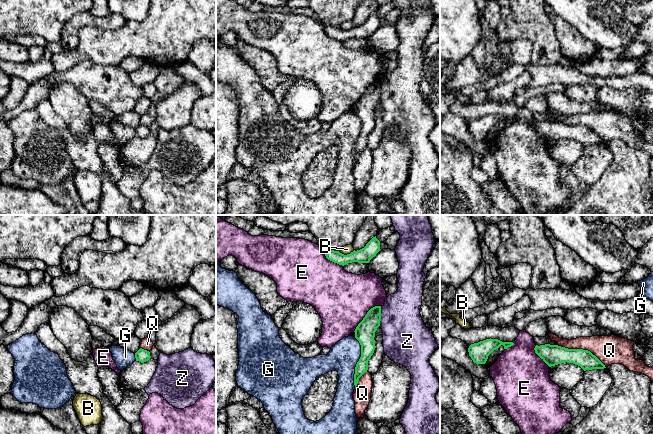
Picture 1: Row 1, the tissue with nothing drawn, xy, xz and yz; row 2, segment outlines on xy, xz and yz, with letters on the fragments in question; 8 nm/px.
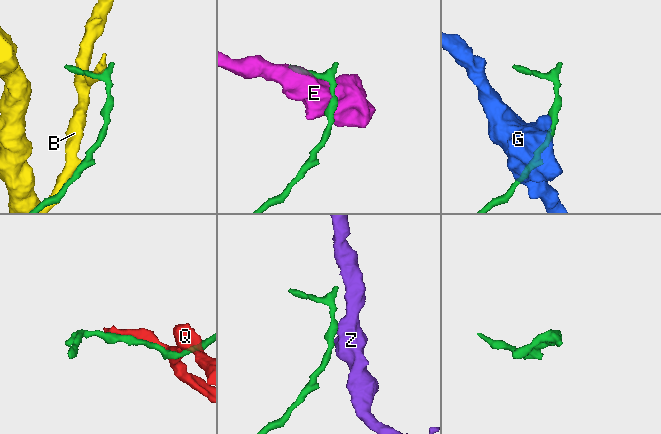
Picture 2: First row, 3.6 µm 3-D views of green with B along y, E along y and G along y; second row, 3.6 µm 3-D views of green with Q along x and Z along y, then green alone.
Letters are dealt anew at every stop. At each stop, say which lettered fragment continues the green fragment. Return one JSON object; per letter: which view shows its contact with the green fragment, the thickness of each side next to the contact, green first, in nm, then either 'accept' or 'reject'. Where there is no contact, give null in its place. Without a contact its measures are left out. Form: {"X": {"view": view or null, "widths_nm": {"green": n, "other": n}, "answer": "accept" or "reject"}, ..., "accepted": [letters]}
{"B": {"view": "xz", "widths_nm": {"green": 120, "other": 70}, "answer": "reject"}, "E": {"view": "xz", "widths_nm": {"green": 160, "other": 440}, "answer": "reject"}, "G": {"view": "xz", "widths_nm": {"green": 160, "other": 240}, "answer": "reject"}, "Q": {"view": "yz", "widths_nm": {"green": 170, "other": 220}, "answer": "reject"}, "Z": {"view": "xz", "widths_nm": {"green": 160, "other": 360}, "answer": "reject"}, "accepted": []}

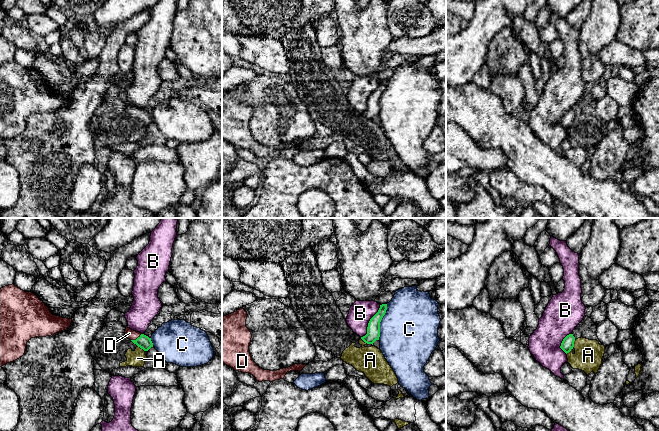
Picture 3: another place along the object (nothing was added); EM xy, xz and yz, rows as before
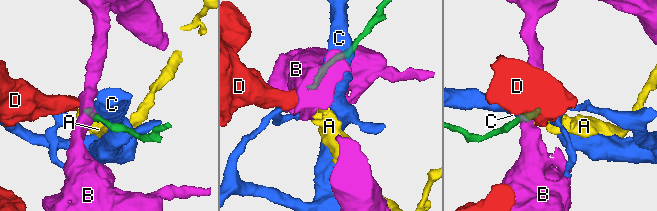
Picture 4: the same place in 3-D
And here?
{"A": {"view": "yz", "widths_nm": {"green": 100, "other": 220}, "answer": "reject"}, "B": {"view": "xz", "widths_nm": {"green": 110, "other": 190}, "answer": "reject"}, "C": {"view": "xz", "widths_nm": {"green": 110, "other": 460}, "answer": "reject"}, "D": {"view": "xy", "widths_nm": {"green": 110, "other": 80}, "answer": "accept"}, "accepted": ["D"]}

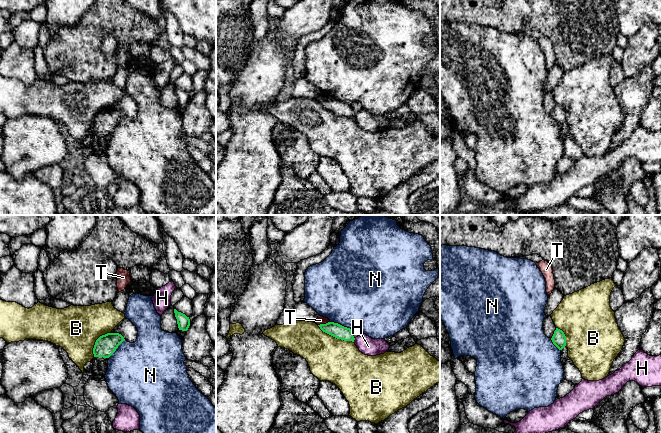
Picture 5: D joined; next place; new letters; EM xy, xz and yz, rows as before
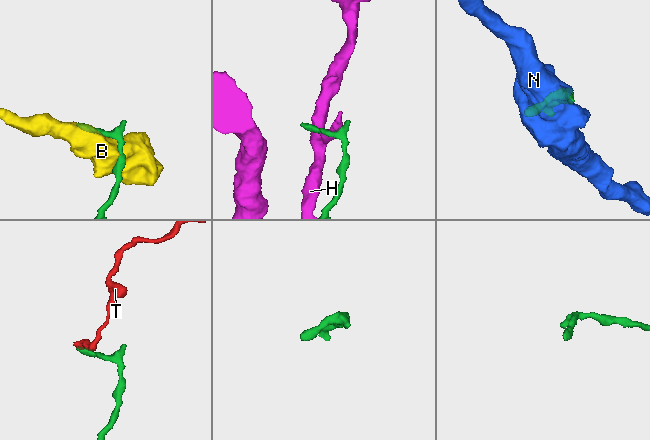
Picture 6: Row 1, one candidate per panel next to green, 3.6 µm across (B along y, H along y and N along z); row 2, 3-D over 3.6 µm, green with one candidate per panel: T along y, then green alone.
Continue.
{"B": {"view": "xz", "widths_nm": {"green": 120, "other": 360}, "answer": "reject"}, "H": {"view": "xz", "widths_nm": {"green": 120, "other": 140}, "answer": "reject"}, "N": {"view": "xz", "widths_nm": {"green": 120, "other": 500}, "answer": "reject"}, "T": {"view": "xz", "widths_nm": {"green": 120, "other": 60}, "answer": "reject"}, "accepted": []}

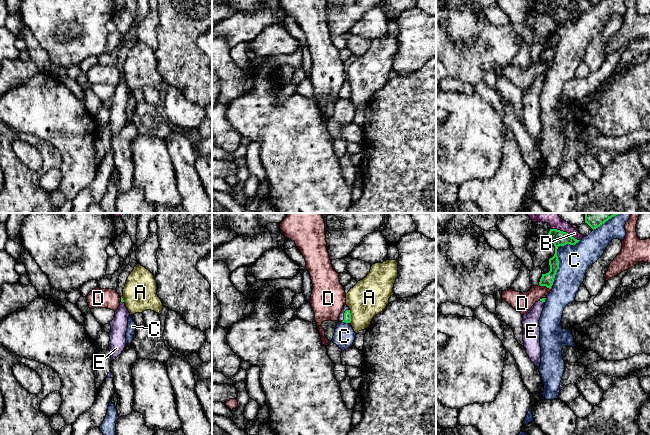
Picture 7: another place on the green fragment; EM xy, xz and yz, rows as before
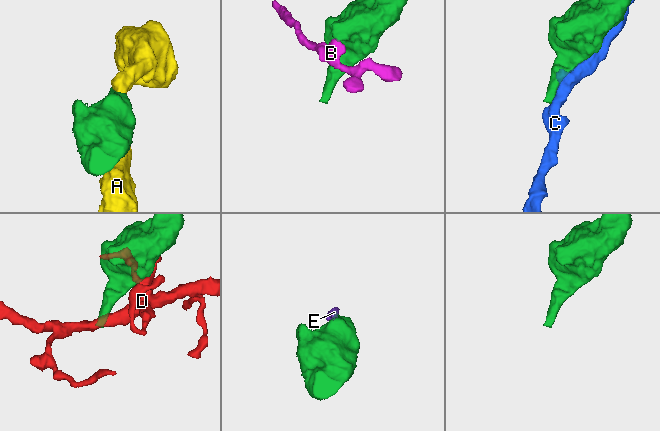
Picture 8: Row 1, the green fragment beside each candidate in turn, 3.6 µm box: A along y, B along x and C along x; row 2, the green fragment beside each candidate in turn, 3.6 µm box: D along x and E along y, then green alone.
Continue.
{"A": {"view": "xz", "widths_nm": {"green": 60, "other": 300}, "answer": "reject"}, "B": {"view": "yz", "widths_nm": {"green": 130, "other": 70}, "answer": "reject"}, "C": {"view": "yz", "widths_nm": {"green": 130, "other": 260}, "answer": "reject"}, "D": {"view": "yz", "widths_nm": {"green": 100, "other": 150}, "answer": "reject"}, "E": {"view": "xz", "widths_nm": {"green": 60, "other": 50}, "answer": "accept"}, "accepted": ["E"]}

